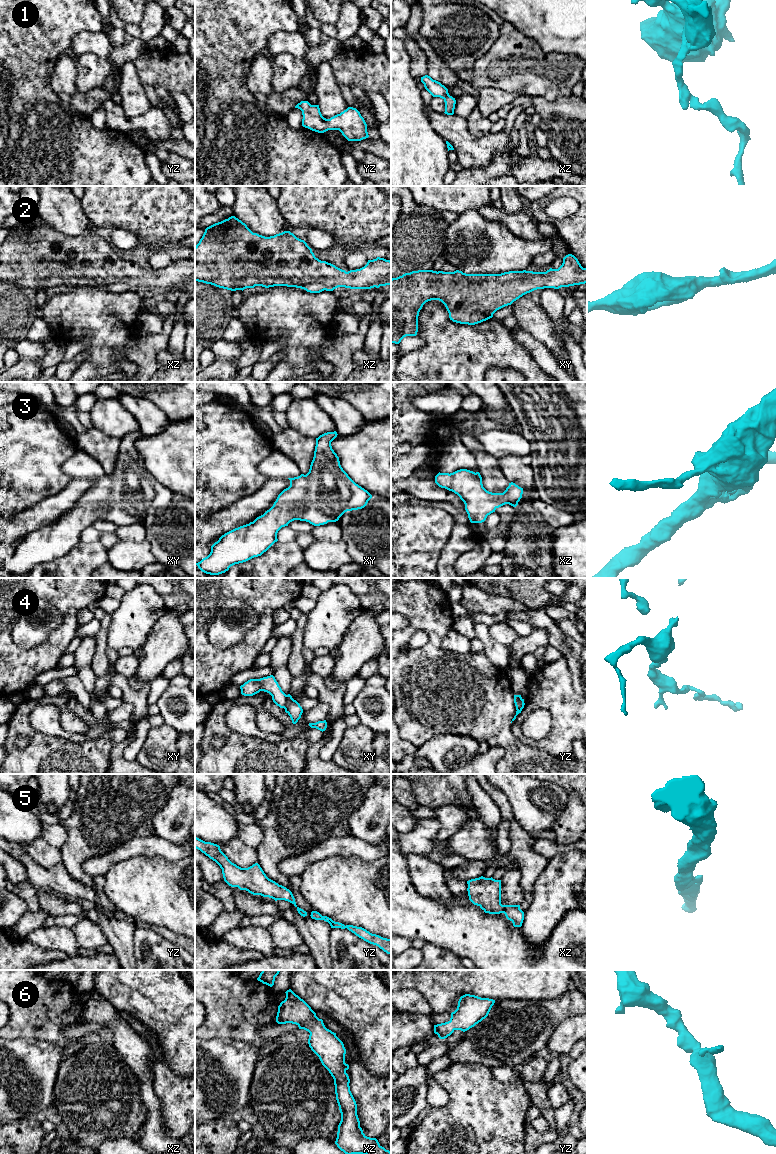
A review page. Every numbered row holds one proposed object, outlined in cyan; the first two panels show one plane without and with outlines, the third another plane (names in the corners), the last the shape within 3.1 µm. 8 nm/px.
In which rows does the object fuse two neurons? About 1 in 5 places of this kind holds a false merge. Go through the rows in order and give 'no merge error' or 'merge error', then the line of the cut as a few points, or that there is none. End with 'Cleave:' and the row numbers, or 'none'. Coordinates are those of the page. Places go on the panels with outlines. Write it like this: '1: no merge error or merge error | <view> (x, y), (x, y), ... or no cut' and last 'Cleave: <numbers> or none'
1: no merge error | no cut
2: no merge error | no cut
3: no merge error | no cut
4: merge error | xy (287, 695), (284, 708)
5: no merge error | no cut
6: no merge error | no cut
Cleave: 4

